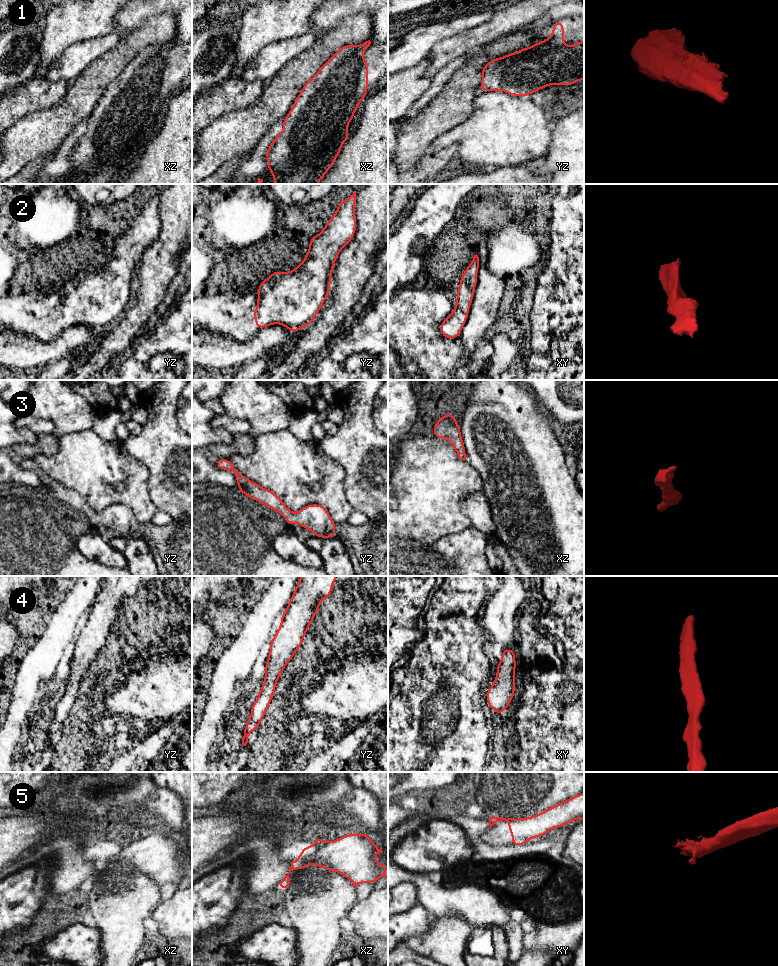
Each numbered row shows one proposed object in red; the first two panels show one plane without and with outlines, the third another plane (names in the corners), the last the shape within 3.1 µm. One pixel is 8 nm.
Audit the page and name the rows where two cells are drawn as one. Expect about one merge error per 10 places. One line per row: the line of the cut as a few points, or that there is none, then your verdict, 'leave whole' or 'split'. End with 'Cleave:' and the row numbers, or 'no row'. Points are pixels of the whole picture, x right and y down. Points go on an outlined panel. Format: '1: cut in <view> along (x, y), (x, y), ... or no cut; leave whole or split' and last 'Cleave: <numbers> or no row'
1: no cut; leave whole
2: no cut; leave whole
3: no cut; leave whole
4: no cut; leave whole
5: no cut; leave whole
Cleave: no row

